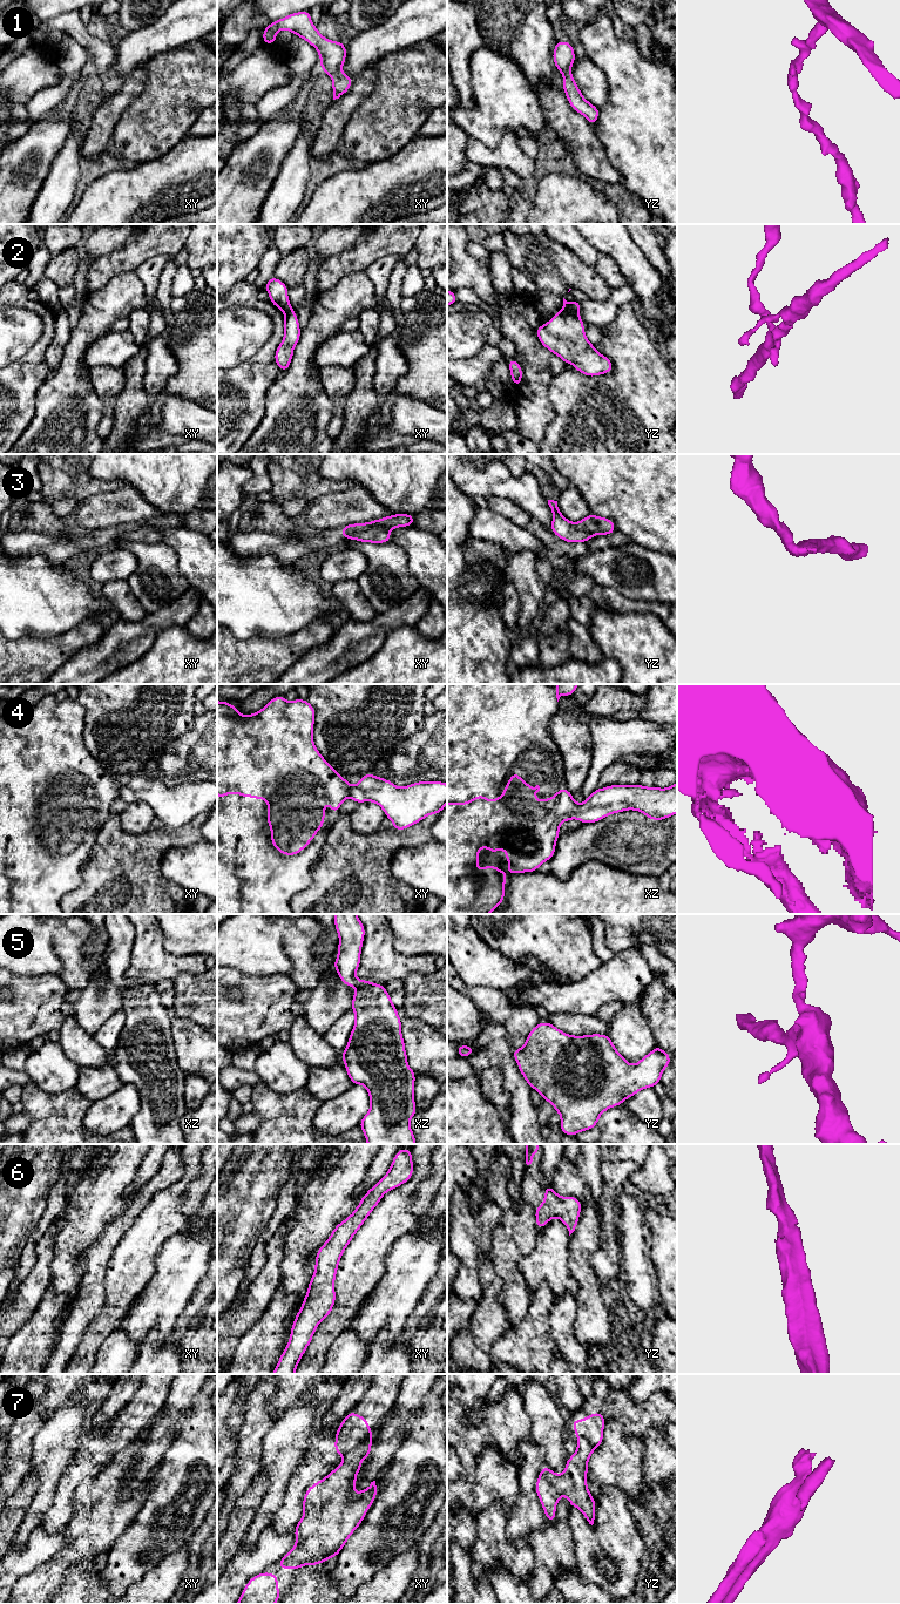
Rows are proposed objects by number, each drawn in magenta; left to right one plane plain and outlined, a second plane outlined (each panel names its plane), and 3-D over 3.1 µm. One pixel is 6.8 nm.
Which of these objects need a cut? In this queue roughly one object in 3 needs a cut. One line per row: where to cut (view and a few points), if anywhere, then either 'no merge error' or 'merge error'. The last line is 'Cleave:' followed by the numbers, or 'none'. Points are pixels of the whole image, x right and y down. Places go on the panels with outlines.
1: no cut; no merge error
2: cut in yz along (563, 306), (577, 313); merge error
3: cut in xy along (387, 529), (380, 526), (369, 526), (354, 530), (347, 536); merge error
4: no cut; no merge error
5: no cut; no merge error
6: no cut; no merge error
7: cut in xy along (371, 1434), (344, 1456); merge error
Cleave: 2, 3, 7

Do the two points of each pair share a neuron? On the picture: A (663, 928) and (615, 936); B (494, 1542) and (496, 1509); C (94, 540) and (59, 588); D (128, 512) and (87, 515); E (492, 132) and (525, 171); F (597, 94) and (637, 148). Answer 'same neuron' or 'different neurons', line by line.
A: same neuron
B: same neuron
C: different neurons
D: same neuron
E: different neurons
F: different neurons

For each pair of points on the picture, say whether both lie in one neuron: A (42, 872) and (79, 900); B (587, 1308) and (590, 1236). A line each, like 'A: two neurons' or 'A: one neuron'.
A: two neurons
B: one neuron

